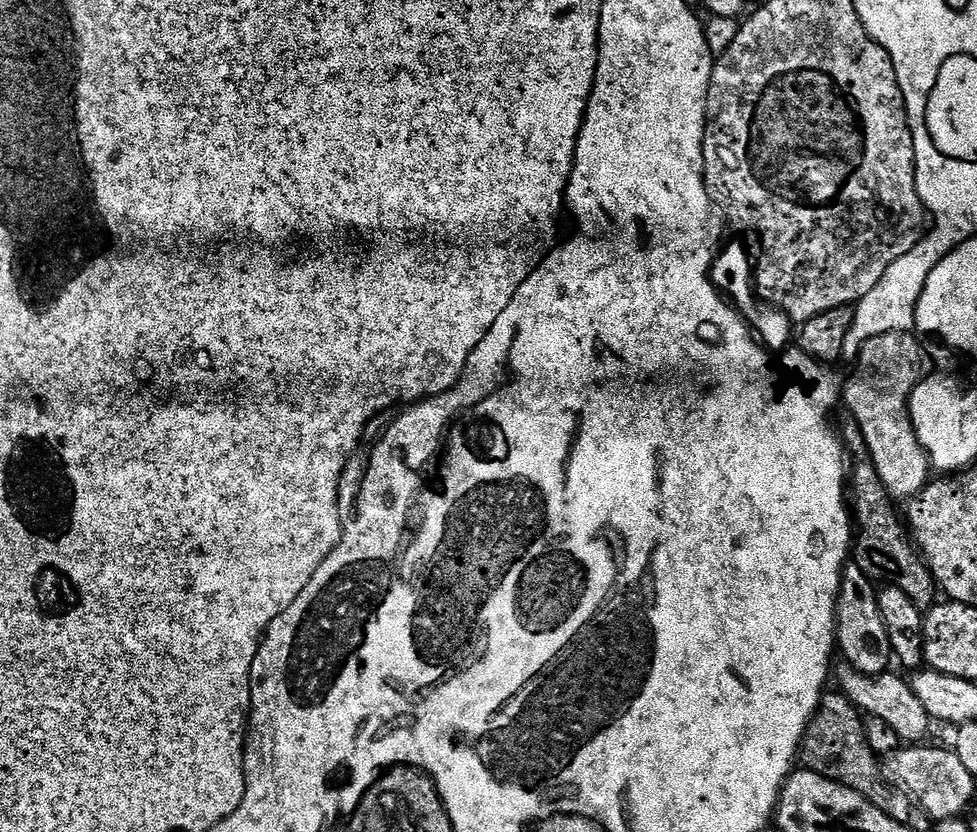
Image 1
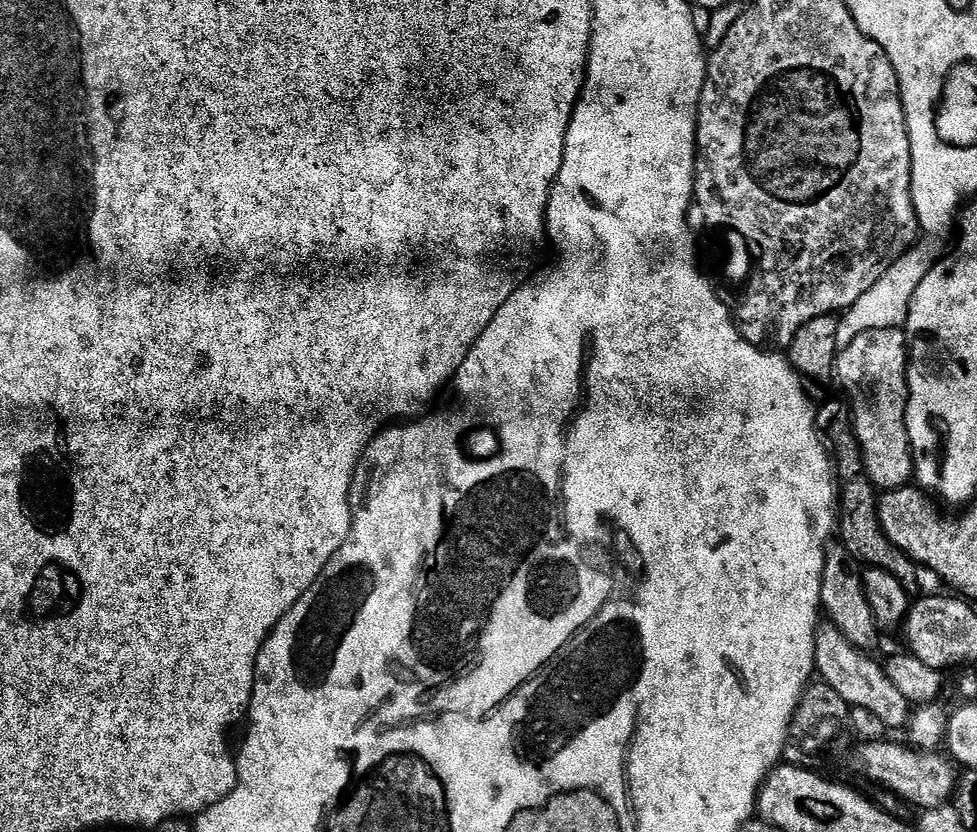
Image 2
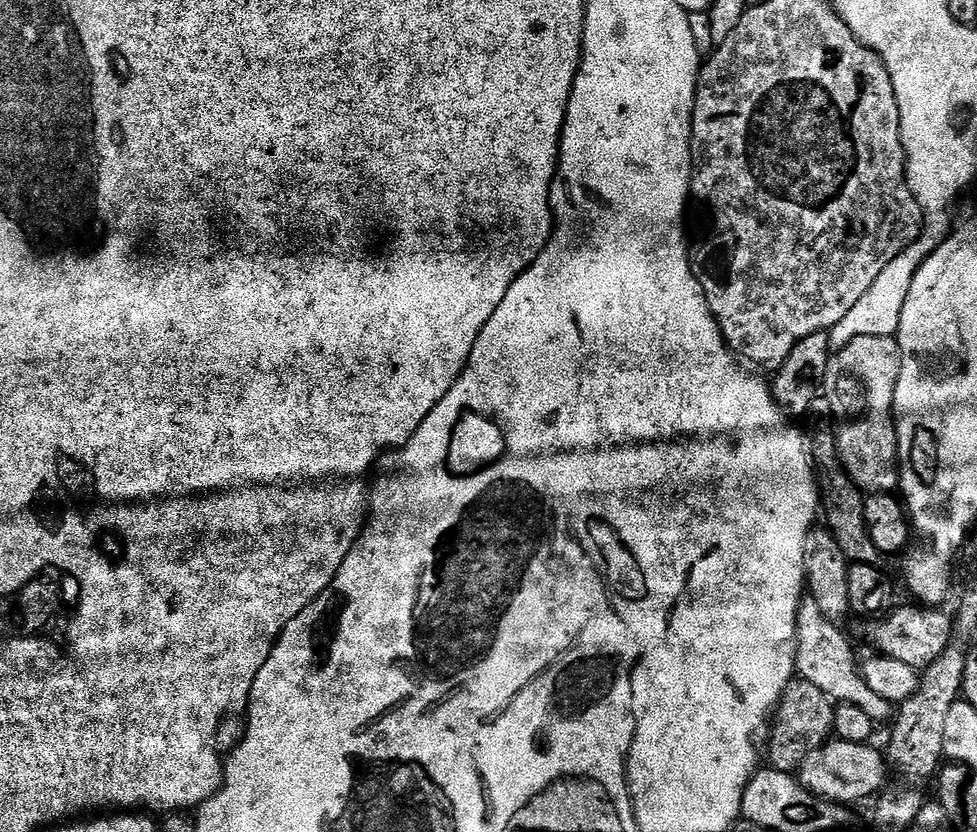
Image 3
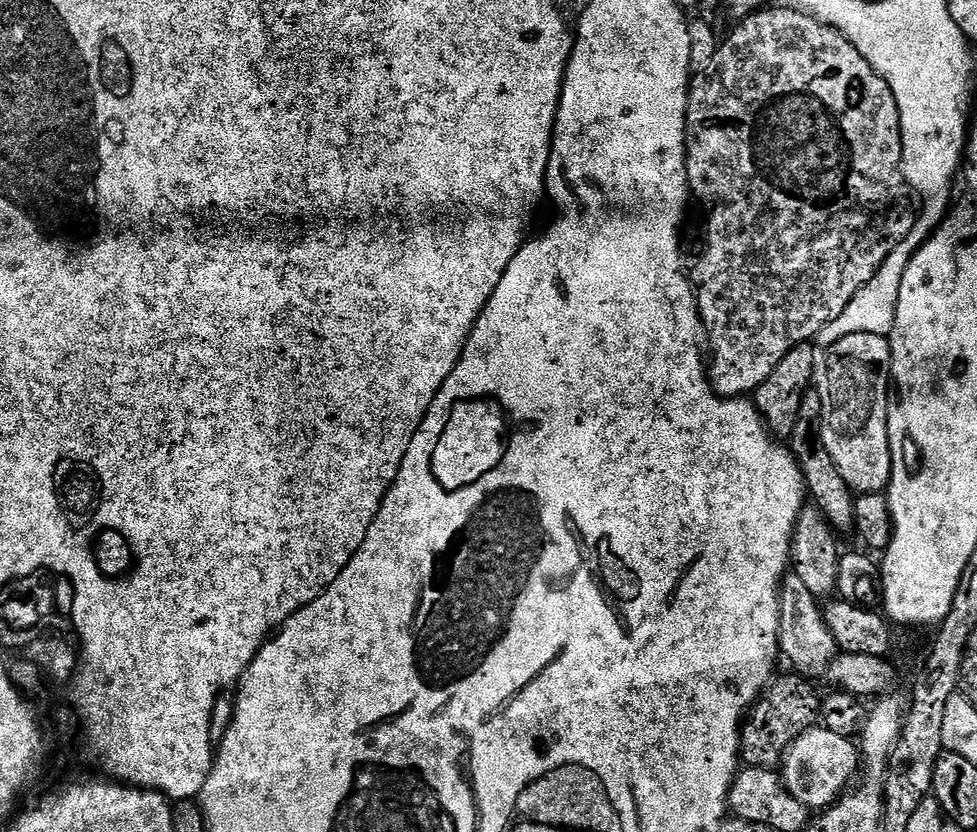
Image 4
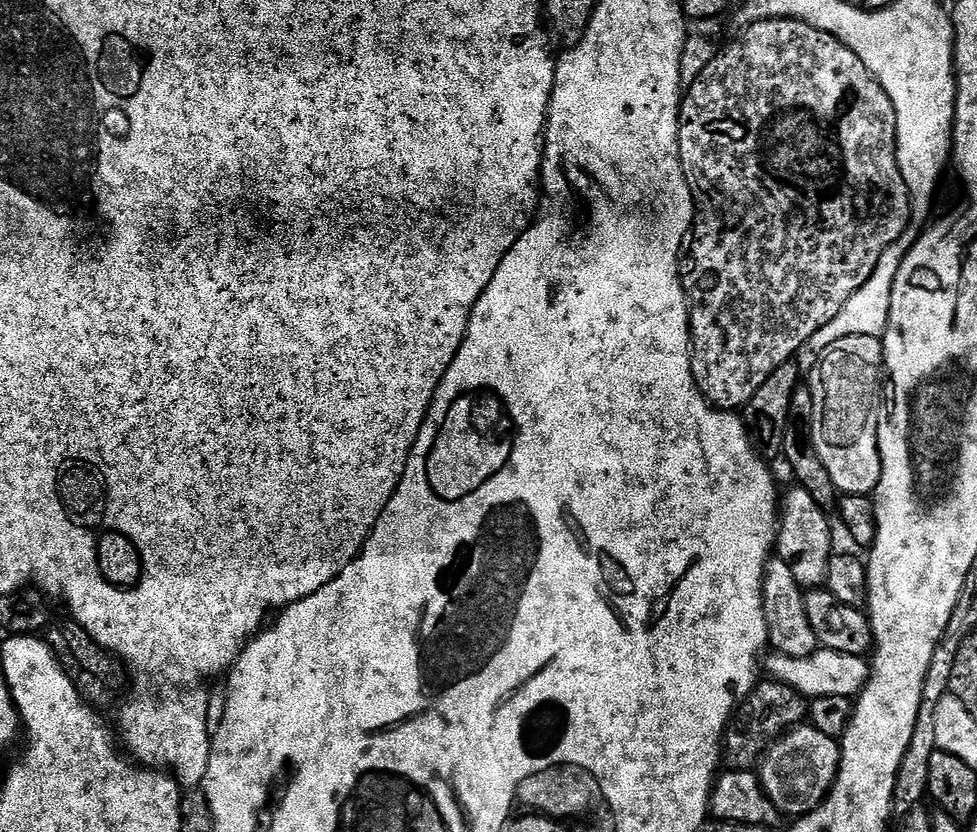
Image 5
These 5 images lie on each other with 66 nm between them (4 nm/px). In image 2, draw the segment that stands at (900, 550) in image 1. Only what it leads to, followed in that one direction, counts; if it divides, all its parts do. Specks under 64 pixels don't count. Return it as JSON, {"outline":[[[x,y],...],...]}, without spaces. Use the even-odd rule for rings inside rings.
{"outline":[[[839,399],[829,404],[819,405],[816,414],[816,426],[821,437],[832,439],[831,447],[834,449],[834,472],[838,477],[838,536],[841,536],[843,547],[847,548],[861,565],[868,568],[884,568],[894,574],[906,586],[912,586],[916,580],[917,565],[898,551],[884,536],[880,528],[880,519],[876,513],[878,492],[867,475],[862,474],[861,458],[855,447],[848,448],[854,440],[854,433],[850,423],[849,413]],[[840,403],[840,404],[839,404]],[[829,436],[829,437],[828,437]],[[836,447],[836,452],[835,448]],[[864,563],[864,564],[863,564]]]}

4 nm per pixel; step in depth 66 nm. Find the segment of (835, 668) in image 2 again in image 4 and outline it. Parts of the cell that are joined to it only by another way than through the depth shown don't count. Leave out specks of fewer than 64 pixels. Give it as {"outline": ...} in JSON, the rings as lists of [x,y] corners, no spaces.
{"outline":[[[795,572],[789,573],[782,585],[781,613],[786,615],[780,628],[781,655],[787,657],[801,675],[810,678],[820,676],[823,672],[825,675],[838,656],[836,639],[826,626],[819,599],[806,589],[806,584]]]}

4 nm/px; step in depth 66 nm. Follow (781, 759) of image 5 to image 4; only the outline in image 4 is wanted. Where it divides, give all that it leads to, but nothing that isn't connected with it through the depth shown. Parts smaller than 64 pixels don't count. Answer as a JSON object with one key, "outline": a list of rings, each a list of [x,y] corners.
{"outline":[[[809,726],[793,740],[785,753],[782,779],[786,791],[798,798],[798,802],[805,804],[809,810],[823,810],[832,807],[849,791],[861,768],[862,753],[855,739],[834,734],[833,730],[823,726]]]}

